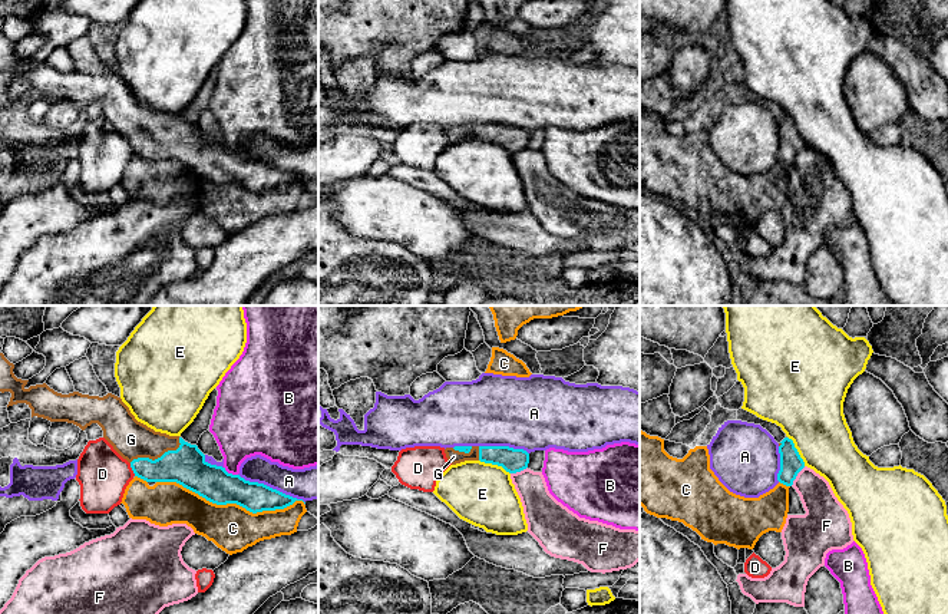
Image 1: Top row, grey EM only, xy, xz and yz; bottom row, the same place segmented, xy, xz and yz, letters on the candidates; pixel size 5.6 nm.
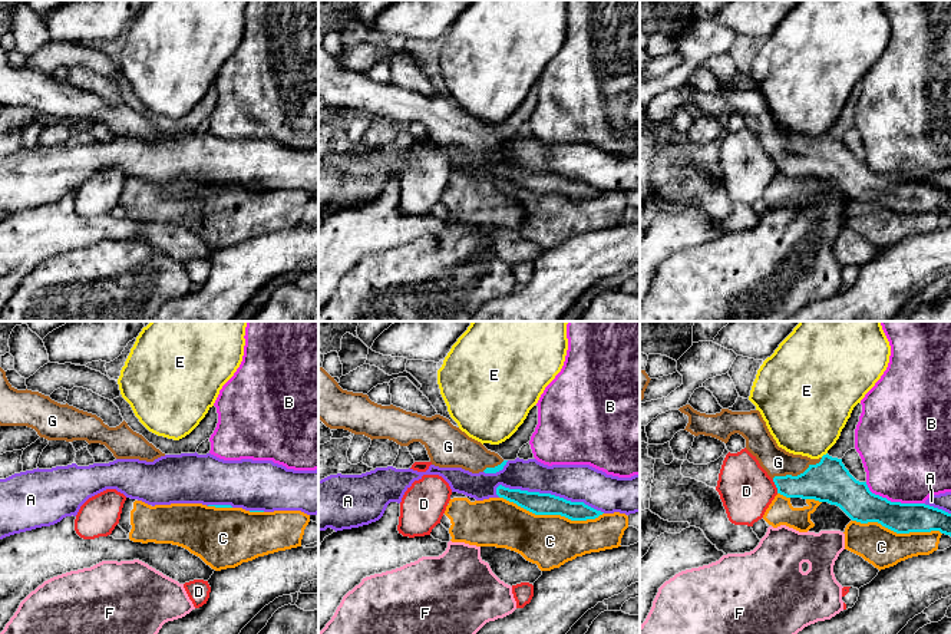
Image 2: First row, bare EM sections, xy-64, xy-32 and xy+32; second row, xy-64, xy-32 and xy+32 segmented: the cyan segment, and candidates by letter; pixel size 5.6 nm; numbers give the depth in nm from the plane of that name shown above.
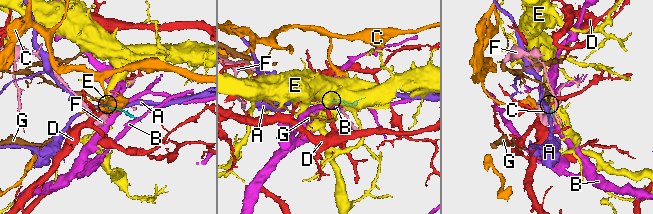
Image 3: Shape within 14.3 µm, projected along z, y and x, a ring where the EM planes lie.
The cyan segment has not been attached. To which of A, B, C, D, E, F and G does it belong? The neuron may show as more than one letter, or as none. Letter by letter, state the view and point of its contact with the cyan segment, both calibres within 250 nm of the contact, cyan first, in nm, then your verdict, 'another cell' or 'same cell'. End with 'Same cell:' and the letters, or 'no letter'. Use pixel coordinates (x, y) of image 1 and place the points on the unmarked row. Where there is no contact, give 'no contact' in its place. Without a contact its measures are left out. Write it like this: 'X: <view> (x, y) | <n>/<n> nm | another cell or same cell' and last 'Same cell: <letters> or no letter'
A: xy (271, 167) | 170/190 nm | another cell
B: xy (230, 152) | 220/300 nm | another cell
C: xy (231, 181) | 200/260 nm | another cell
D: xy (132, 148) | 180/280 nm | another cell
E: xz (495, 142) | 140/360 nm | another cell
F: yz (796, 154) | 130/200 nm | another cell
G: xy (158, 137) | 220/220 nm | same cell
Same cell: G

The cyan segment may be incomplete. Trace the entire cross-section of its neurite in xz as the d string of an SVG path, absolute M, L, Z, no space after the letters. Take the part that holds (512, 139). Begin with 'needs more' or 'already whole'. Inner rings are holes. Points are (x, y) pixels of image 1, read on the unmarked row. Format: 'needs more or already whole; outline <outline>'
needs more; outline M455 125L445 128L452 143L465 139L480 139L502 145L509 152L516 152L528 146L529 132L523 128L509 125Z

